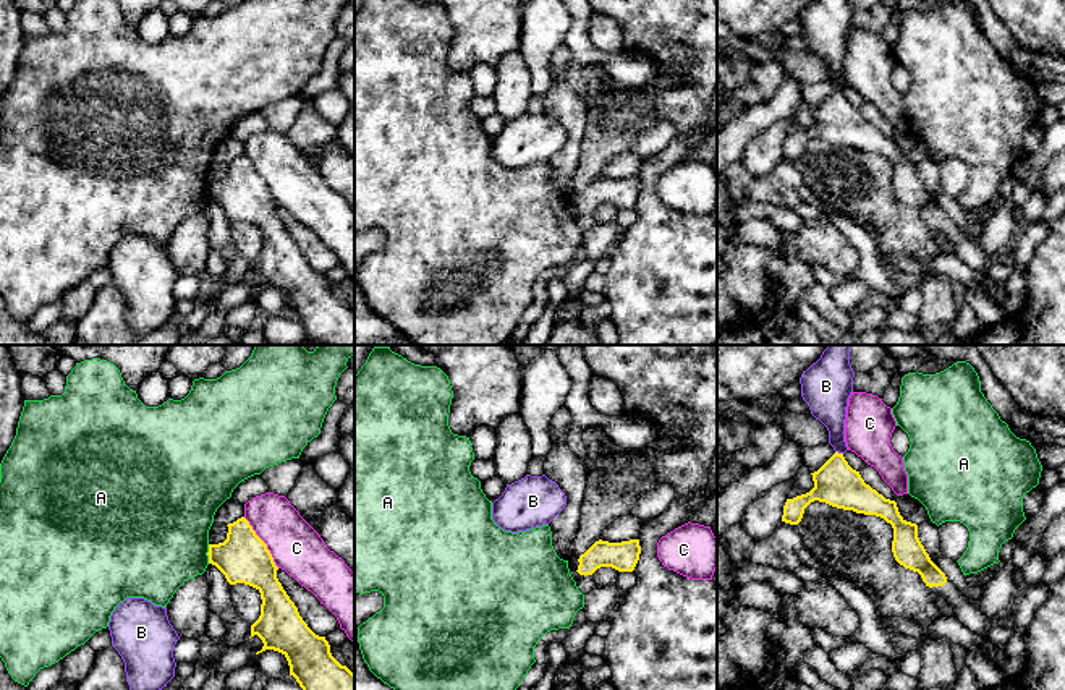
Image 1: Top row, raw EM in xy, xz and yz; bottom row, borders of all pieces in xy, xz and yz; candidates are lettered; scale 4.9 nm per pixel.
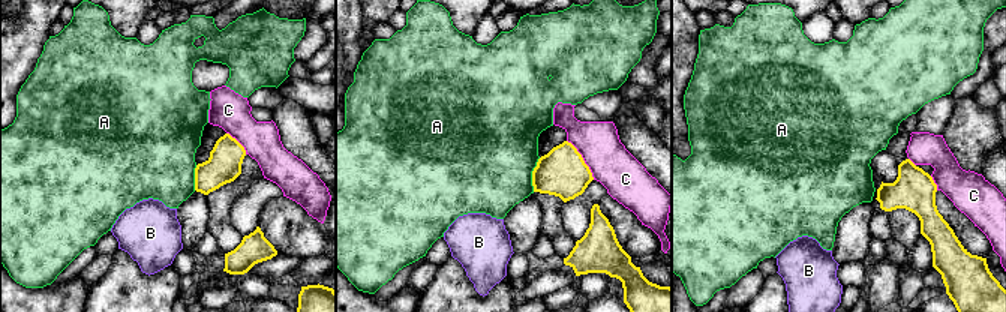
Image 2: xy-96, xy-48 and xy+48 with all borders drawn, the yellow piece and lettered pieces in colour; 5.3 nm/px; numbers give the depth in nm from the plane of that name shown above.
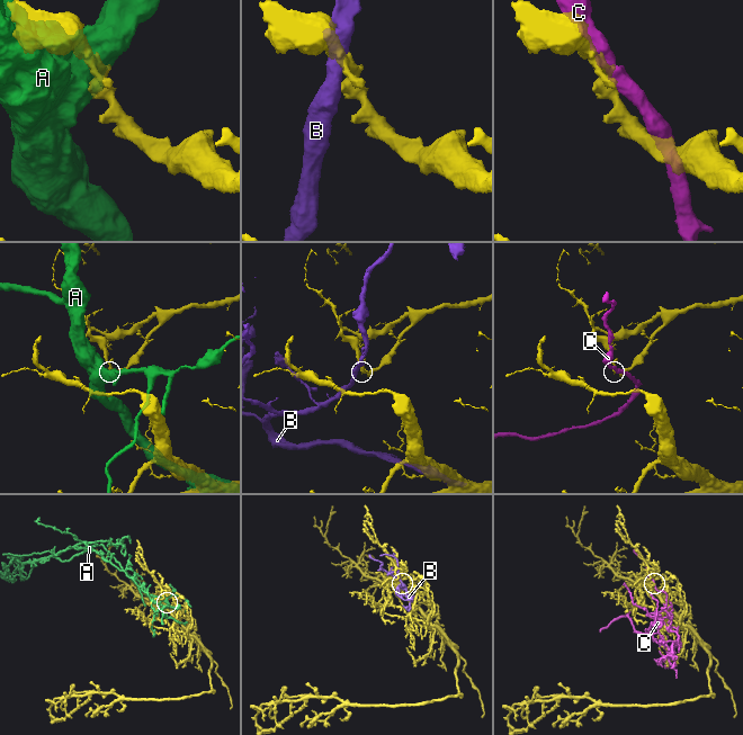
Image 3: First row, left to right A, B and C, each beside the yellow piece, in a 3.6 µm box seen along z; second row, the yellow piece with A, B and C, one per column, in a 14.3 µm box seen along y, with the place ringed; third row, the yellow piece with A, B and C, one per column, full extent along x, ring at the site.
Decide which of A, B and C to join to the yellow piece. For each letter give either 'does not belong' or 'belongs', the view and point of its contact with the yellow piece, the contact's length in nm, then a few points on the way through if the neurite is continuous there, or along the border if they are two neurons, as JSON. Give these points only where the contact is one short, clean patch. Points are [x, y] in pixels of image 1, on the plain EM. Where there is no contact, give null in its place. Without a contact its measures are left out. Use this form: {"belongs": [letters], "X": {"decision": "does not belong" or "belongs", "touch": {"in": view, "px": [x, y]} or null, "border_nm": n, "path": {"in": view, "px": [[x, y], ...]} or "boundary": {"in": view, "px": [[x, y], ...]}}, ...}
{"belongs": [], "A": {"decision": "does not belong", "touch": {"in": "xy", "px": [207, 191]}, "border_nm": 100}, "B": {"decision": "does not belong", "touch": {"in": "yz", "px": [837, 89]}, "border_nm": 40, "boundary": {"in": "yz", "px": [[835, 88], [842, 91]]}}, "C": {"decision": "does not belong", "touch": {"in": "xy", "px": [264, 180]}, "border_nm": 320}}

